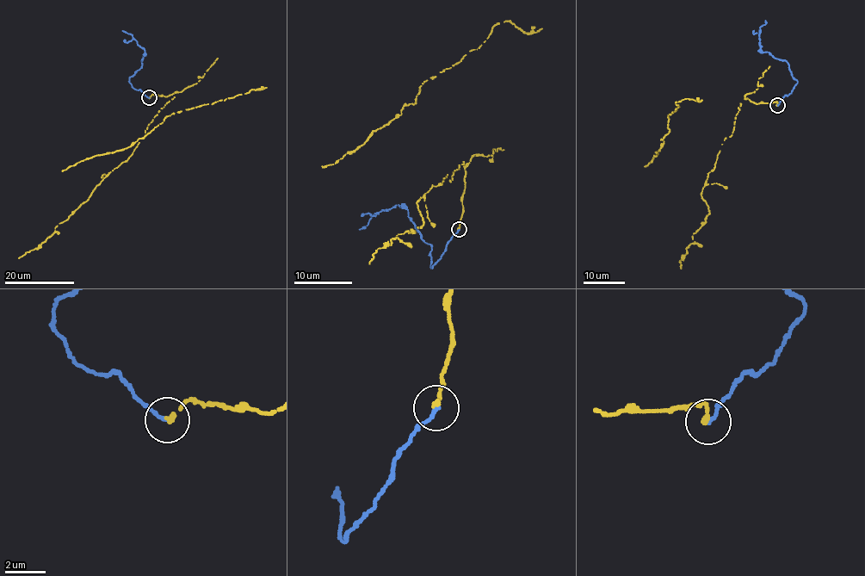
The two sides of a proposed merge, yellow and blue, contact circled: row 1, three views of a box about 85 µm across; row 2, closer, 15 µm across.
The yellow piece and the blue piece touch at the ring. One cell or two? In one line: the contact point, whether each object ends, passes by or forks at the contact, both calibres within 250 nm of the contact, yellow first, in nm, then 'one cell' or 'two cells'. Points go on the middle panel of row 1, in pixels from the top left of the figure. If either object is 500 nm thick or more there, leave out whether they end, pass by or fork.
(459, 229) | yellow ends | blue ends | 260/220 nm | one cell

